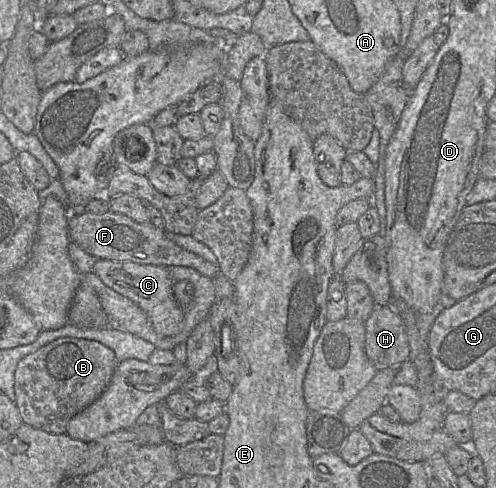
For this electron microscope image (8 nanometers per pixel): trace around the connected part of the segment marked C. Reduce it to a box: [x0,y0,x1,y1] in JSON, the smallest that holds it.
[93,259,184,337]

